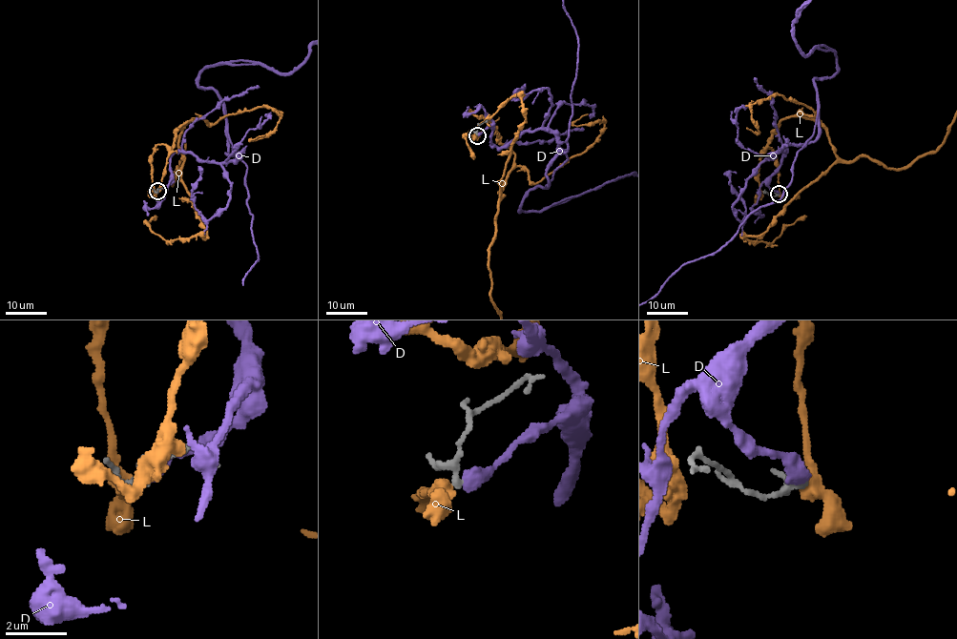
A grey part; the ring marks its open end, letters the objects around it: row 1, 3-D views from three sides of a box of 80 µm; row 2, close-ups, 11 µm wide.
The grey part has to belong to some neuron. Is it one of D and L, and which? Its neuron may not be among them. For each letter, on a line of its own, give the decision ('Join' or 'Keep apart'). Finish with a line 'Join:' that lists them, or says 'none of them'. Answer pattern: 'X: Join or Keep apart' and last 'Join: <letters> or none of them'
D: Keep apart
L: Keep apart
Join: none of them

